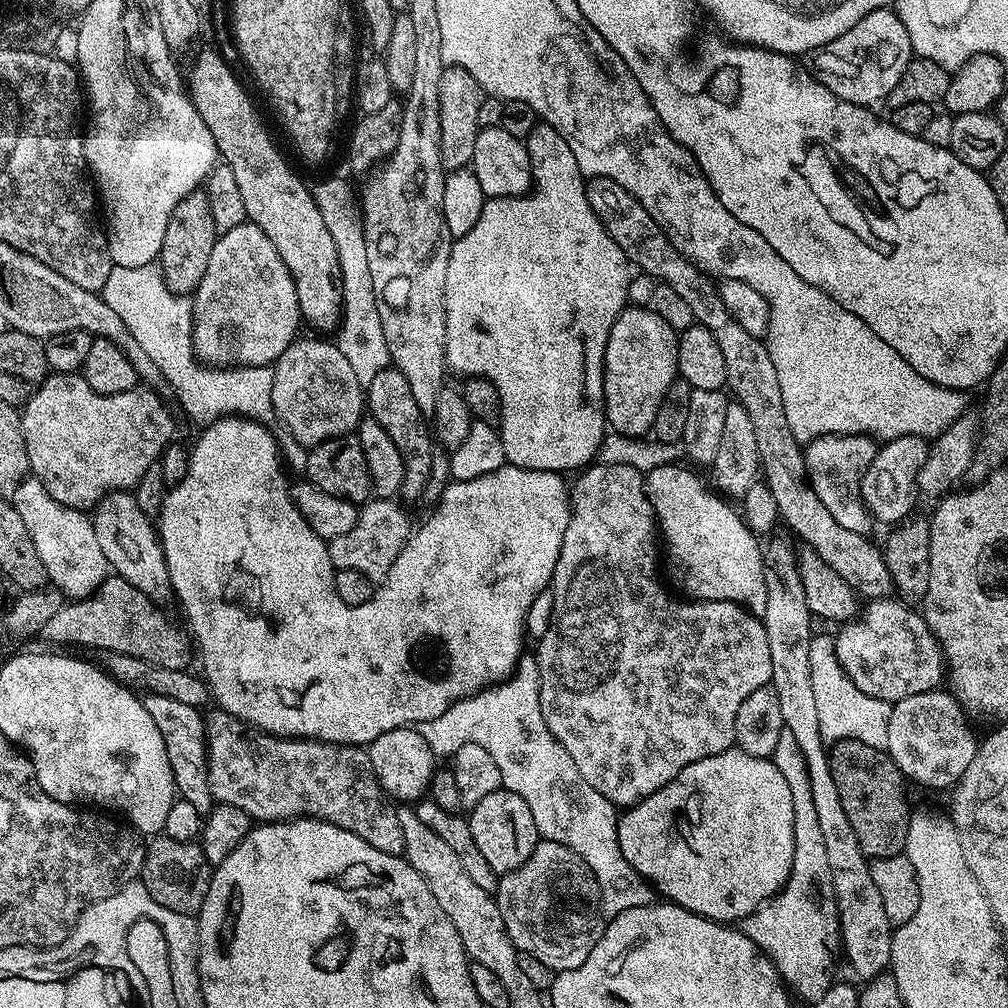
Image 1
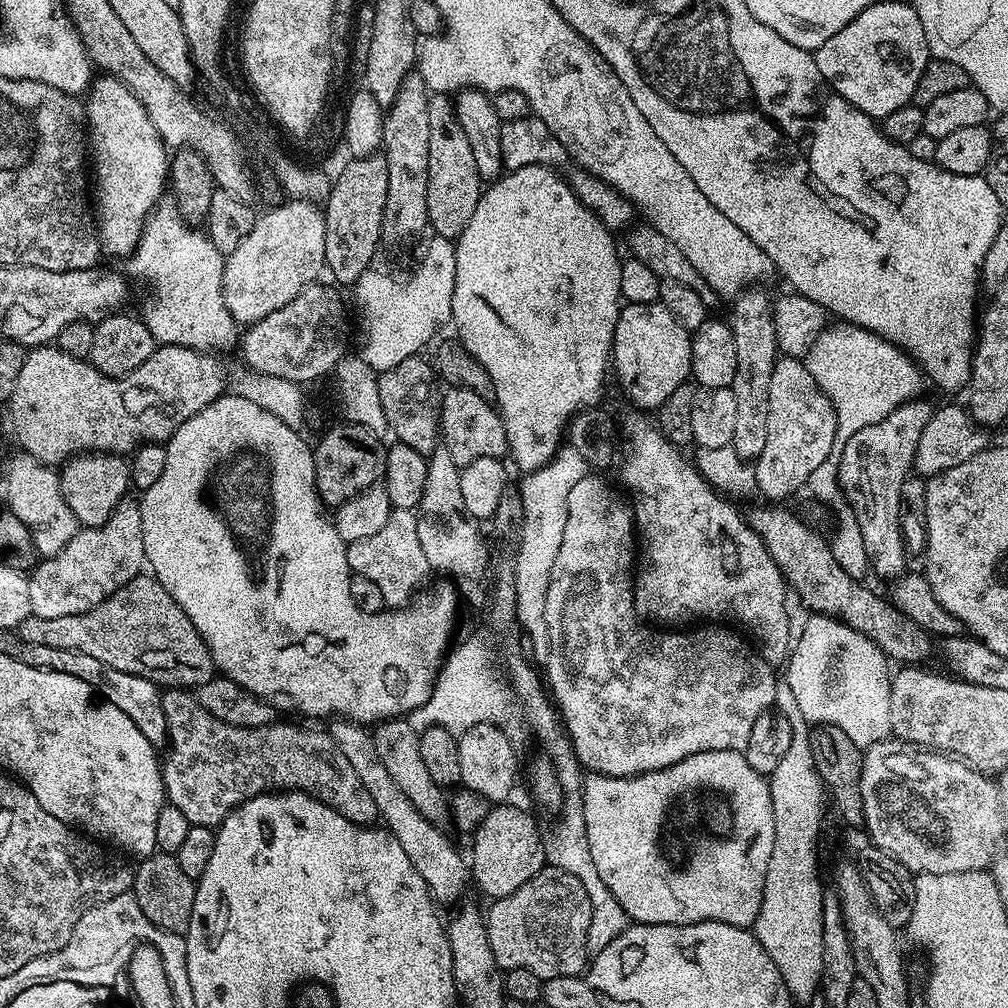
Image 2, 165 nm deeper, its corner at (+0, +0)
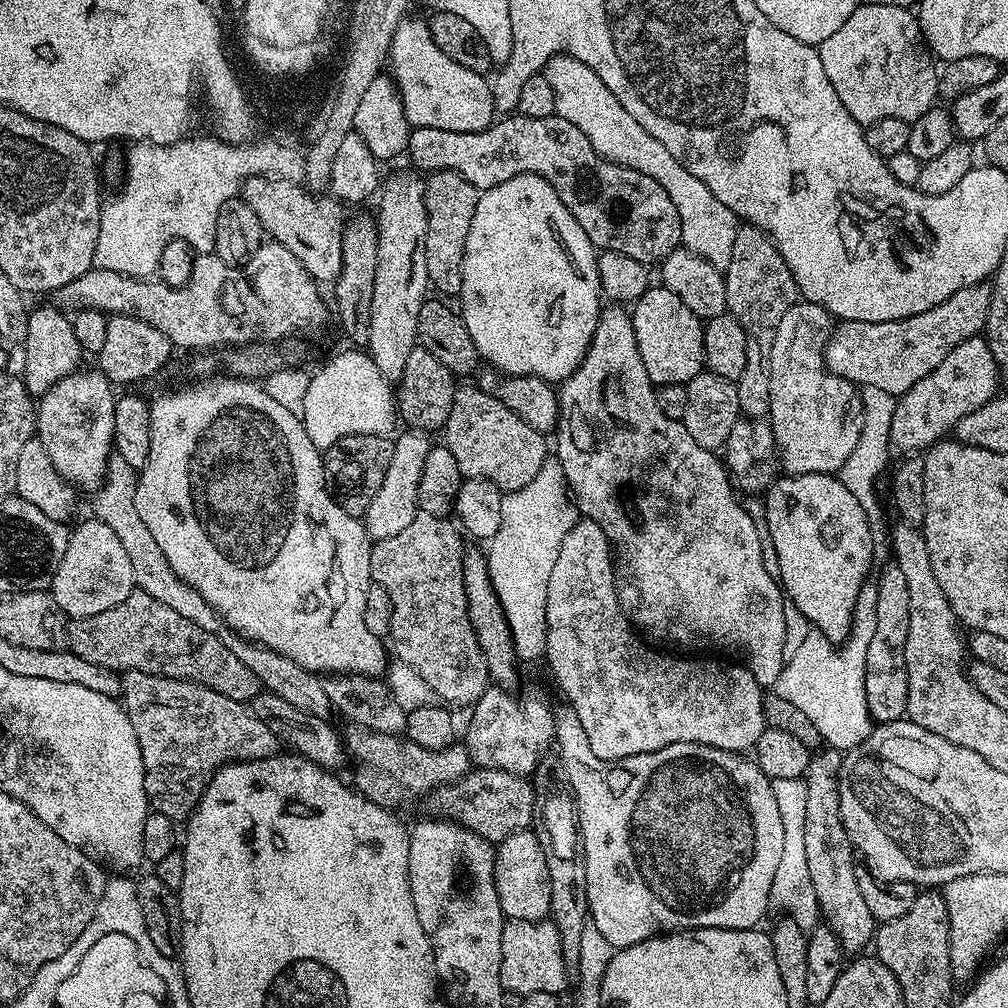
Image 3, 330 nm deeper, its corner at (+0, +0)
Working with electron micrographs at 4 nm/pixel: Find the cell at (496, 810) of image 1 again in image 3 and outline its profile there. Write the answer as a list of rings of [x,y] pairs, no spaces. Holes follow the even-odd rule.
[[[525,830],[507,836],[495,845],[494,886],[498,890],[498,902],[508,920],[530,920],[539,922],[551,913],[550,906],[550,870],[546,867],[546,854],[538,842],[535,831]]]

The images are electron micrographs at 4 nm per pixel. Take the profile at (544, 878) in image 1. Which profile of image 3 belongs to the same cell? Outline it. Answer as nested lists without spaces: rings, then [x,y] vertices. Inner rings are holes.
[[[545,918],[539,922],[530,920],[508,920],[502,930],[502,966],[500,980],[505,992],[519,996],[542,994],[552,998],[555,992],[569,987],[570,973],[562,958],[562,942],[555,924]]]

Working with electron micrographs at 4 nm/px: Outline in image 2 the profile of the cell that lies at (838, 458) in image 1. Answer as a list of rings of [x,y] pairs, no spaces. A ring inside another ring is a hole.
[[[924,398],[908,400],[898,406],[898,410],[886,414],[882,422],[858,430],[842,451],[838,466],[840,488],[861,527],[871,571],[887,582],[895,581],[906,572],[900,533],[902,486],[913,471],[918,438],[922,438],[922,430],[926,430],[926,422],[930,422],[933,411],[933,405],[928,405]]]

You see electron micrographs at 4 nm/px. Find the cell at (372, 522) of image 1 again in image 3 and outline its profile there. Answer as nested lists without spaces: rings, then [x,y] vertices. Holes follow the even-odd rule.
[[[420,512],[414,518],[414,522],[410,522],[410,526],[402,530],[402,534],[394,534],[394,538],[373,543],[370,570],[373,581],[380,584],[382,590],[386,590],[386,594],[390,594],[390,602],[394,606],[390,648],[395,659],[418,670],[422,682],[426,682],[426,686],[430,686],[432,693],[445,705],[471,706],[478,698],[482,698],[484,691],[490,687],[490,681],[486,670],[486,658],[482,654],[482,646],[478,646],[478,638],[474,634],[474,626],[468,613],[462,578],[466,545],[460,541],[459,535],[461,536],[461,533],[451,519]]]

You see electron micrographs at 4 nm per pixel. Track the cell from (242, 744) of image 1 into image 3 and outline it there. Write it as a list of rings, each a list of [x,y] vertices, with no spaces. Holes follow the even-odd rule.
[[[141,672],[123,673],[120,682],[120,696],[124,705],[124,712],[130,718],[130,726],[134,726],[134,734],[138,738],[138,750],[142,750],[142,766],[144,767],[144,785],[148,795],[148,803],[151,811],[166,814],[173,822],[187,821],[196,808],[196,803],[202,798],[206,786],[211,782],[213,774],[217,772],[224,764],[234,764],[241,760],[261,760],[277,755],[281,751],[282,744],[277,740],[274,733],[271,732],[270,726],[260,721],[252,712],[247,703],[226,698],[226,694],[218,694],[218,690],[210,690],[201,684],[186,682],[178,678],[166,678],[165,676],[155,676],[154,674],[142,674]]]

